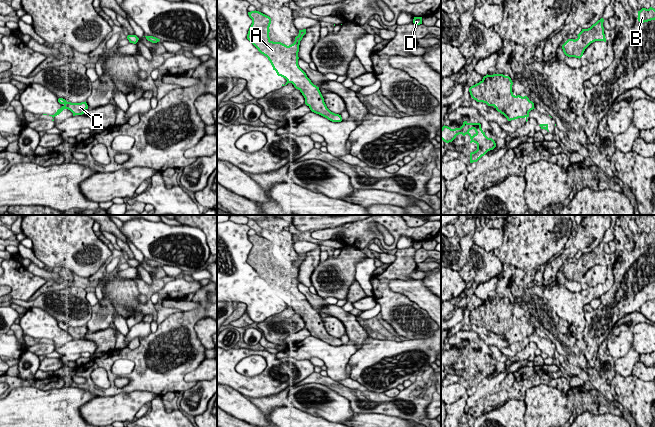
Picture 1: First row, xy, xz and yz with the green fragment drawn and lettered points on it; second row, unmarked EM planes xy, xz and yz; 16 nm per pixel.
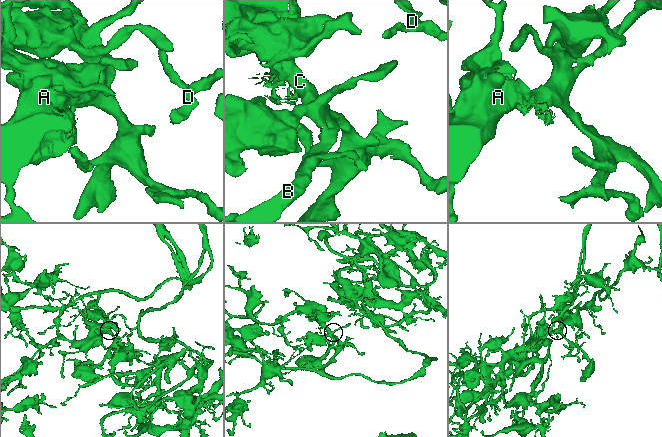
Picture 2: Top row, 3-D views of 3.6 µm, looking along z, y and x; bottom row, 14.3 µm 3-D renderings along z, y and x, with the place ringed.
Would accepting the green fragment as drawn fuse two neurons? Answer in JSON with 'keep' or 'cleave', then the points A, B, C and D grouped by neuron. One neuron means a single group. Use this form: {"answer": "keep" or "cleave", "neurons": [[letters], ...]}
{"answer": "keep", "neurons": [["A", "B", "C", "D"]]}

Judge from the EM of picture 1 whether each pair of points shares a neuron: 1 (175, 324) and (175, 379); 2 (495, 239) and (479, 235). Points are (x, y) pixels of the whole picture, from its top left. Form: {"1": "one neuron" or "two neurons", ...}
{"1": "one neuron", "2": "one neuron"}

